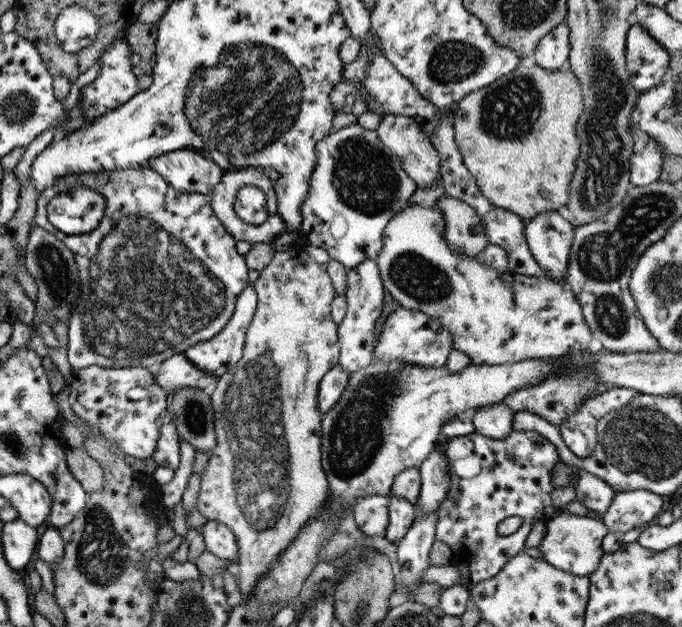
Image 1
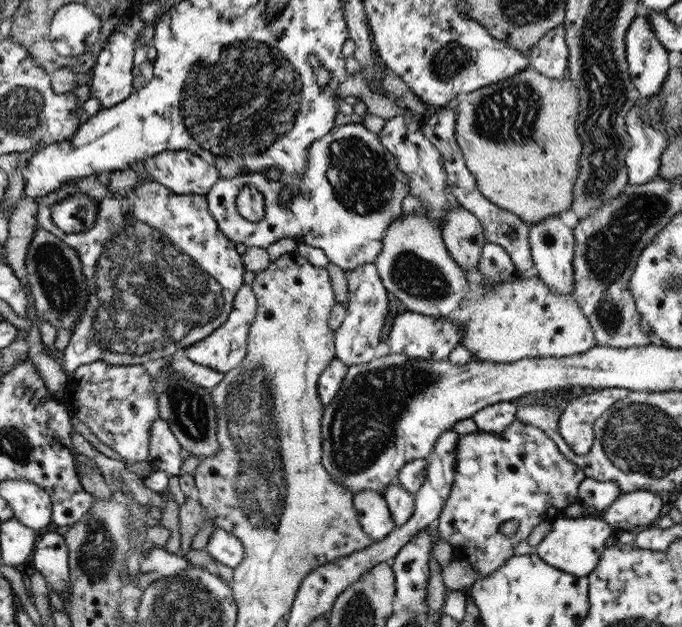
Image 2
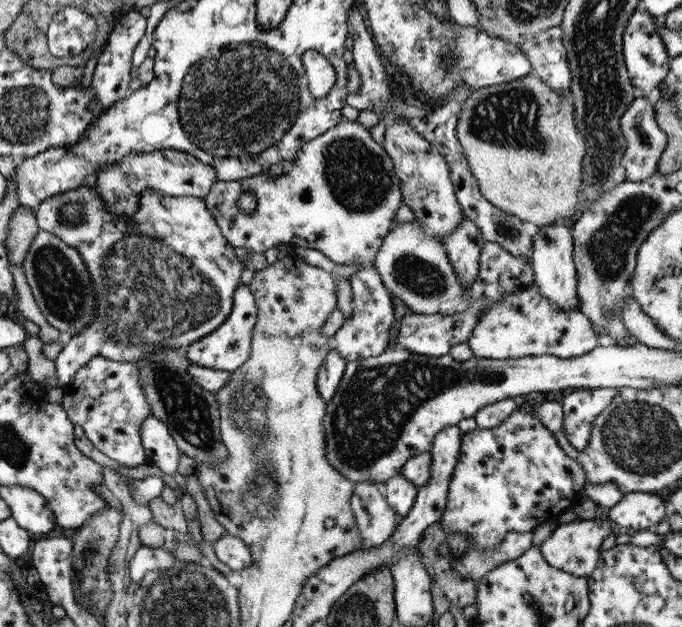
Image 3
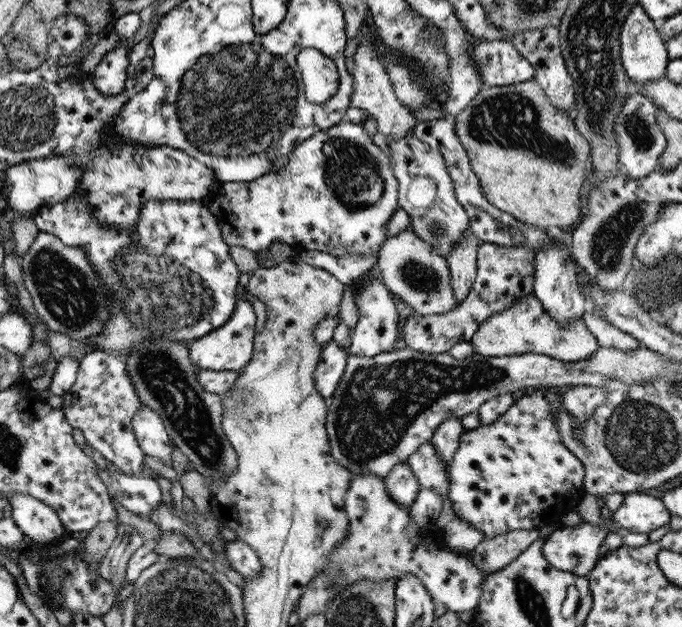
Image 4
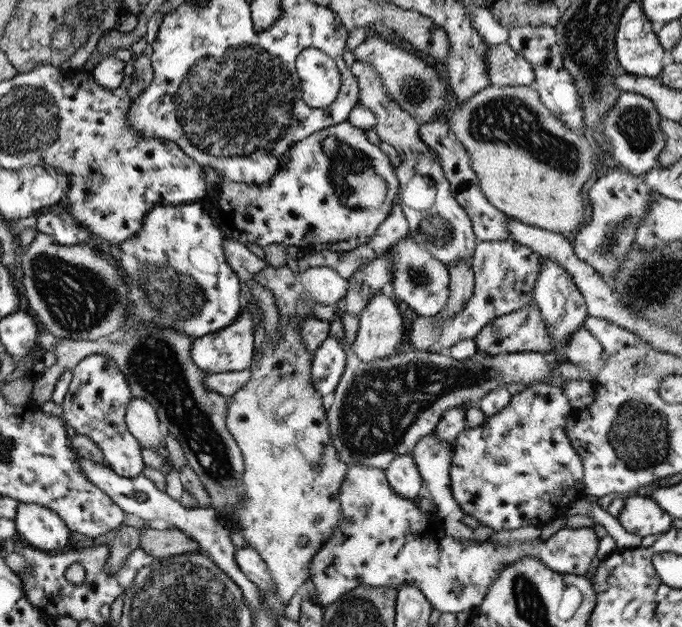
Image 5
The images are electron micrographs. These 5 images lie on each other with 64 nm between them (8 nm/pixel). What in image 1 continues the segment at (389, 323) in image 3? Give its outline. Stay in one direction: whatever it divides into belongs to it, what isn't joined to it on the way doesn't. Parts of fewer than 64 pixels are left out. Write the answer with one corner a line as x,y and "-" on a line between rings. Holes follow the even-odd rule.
363,260
353,268
347,268
346,276
346,312
339,325
336,326
339,346
338,365
347,373
372,363
374,345
376,344
375,326
383,312
383,285
374,260

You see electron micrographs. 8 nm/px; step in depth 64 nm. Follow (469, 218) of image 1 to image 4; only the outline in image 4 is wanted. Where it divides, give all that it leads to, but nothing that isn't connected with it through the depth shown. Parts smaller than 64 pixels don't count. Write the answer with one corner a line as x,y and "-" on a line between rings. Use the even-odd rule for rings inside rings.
467,228
467,232
463,232
463,236
453,244
449,256
445,258
451,276
451,291
457,305
471,291
476,275
475,253
479,242
470,228

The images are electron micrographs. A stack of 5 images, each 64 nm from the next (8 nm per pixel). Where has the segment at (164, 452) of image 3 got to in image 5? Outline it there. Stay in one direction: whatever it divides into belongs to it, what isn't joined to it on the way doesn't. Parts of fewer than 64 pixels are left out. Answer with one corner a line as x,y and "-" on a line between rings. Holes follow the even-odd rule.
132,398
127,403
124,413
127,432
134,436
141,448
149,448
153,452
155,447
165,447
165,438
162,437
163,426
154,411
145,400

